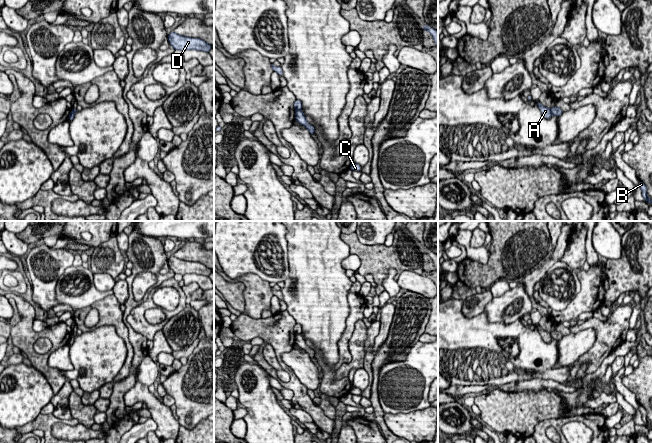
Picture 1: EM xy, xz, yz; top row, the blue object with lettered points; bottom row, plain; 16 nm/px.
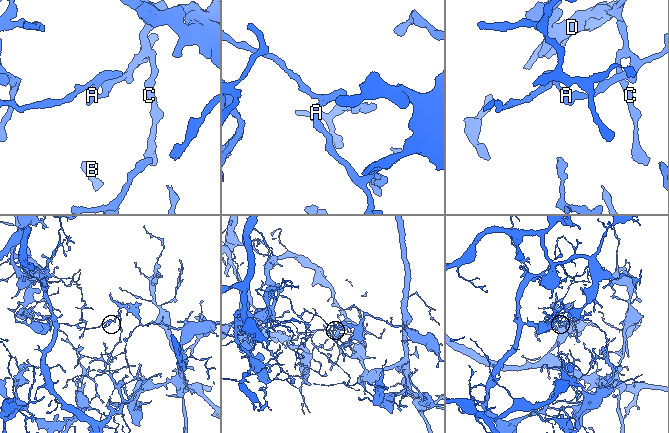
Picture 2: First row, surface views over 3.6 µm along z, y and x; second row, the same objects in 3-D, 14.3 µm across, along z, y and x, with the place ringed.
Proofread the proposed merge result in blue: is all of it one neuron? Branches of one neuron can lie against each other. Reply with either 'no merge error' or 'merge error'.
merge error

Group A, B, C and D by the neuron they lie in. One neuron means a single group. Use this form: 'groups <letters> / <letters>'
groups A B / C D

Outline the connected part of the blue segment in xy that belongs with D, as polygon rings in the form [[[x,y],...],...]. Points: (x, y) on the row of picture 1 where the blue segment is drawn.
[[[174,31],[168,34],[168,41],[175,50],[181,50],[182,52],[185,50],[209,52],[212,49],[212,46],[202,39],[181,36]]]

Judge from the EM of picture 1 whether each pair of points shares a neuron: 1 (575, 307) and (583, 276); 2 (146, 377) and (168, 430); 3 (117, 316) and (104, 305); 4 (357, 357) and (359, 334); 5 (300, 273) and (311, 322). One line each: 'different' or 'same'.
1: same
2: different
3: same
4: same
5: same

